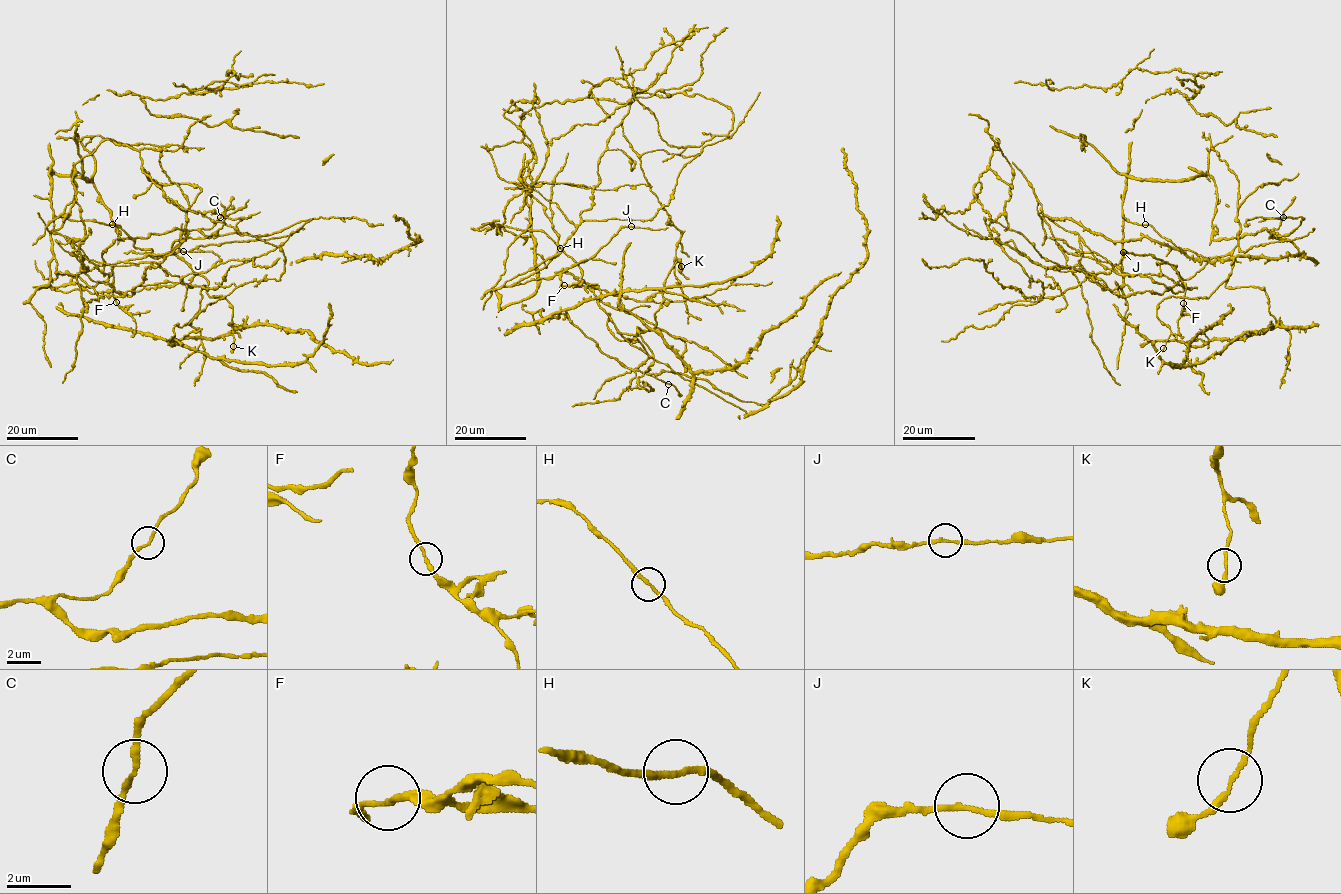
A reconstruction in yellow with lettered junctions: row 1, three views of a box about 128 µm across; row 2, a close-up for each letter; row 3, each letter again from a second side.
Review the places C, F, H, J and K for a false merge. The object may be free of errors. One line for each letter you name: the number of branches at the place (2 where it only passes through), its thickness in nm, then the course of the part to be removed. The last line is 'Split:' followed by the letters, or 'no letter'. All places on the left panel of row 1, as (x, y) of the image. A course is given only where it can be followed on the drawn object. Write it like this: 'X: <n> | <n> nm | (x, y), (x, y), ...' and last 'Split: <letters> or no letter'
Split: no letter

